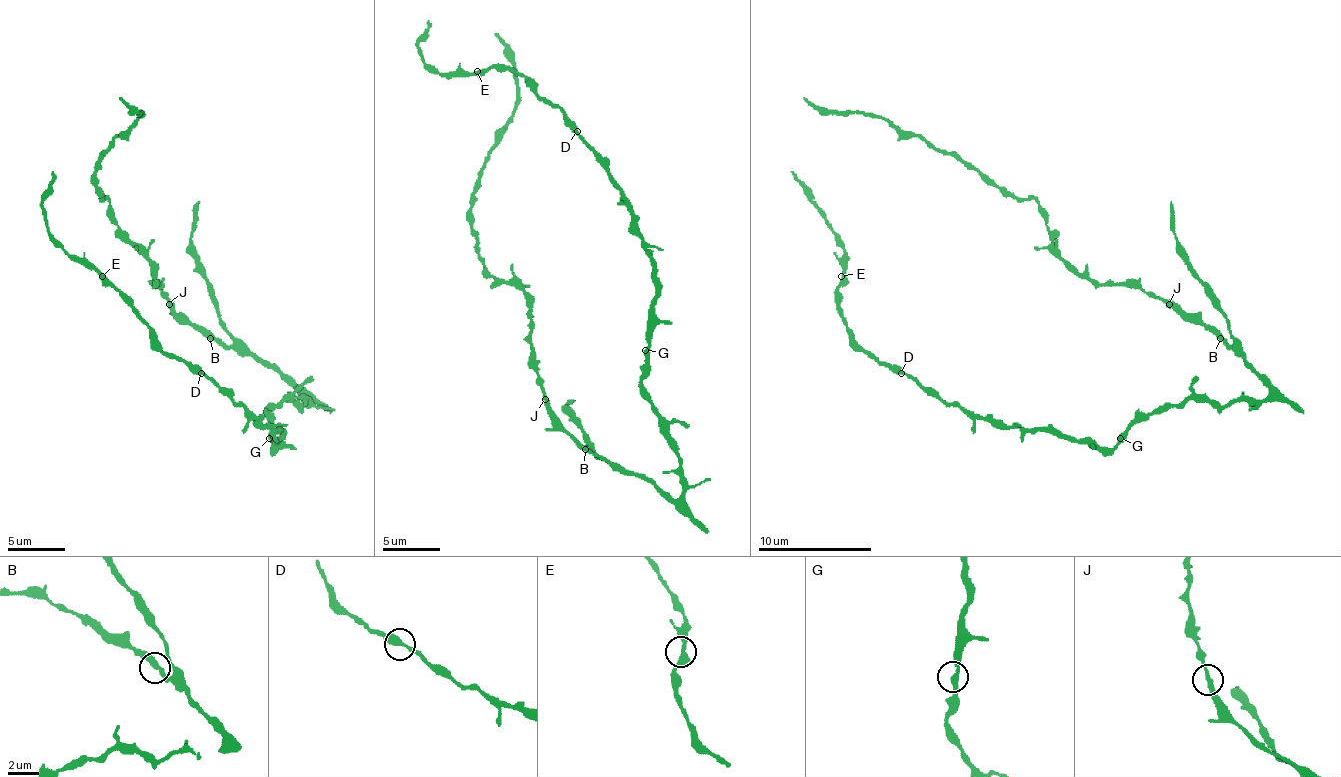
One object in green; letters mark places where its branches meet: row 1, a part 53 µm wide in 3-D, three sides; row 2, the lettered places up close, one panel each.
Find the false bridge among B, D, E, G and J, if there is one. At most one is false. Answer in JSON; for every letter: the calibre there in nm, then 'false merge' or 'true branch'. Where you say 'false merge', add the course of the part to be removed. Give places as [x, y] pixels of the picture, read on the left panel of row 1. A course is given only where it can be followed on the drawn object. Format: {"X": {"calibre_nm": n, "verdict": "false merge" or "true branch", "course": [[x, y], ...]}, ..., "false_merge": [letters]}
{"B": {"calibre_nm": 360, "verdict": "true branch"}, "D": {"calibre_nm": 360, "verdict": "true branch"}, "E": {"calibre_nm": 360, "verdict": "true branch"}, "G": {"calibre_nm": 340, "verdict": "true branch"}, "J": {"calibre_nm": 340, "verdict": "true branch"}, "false_merge": []}

